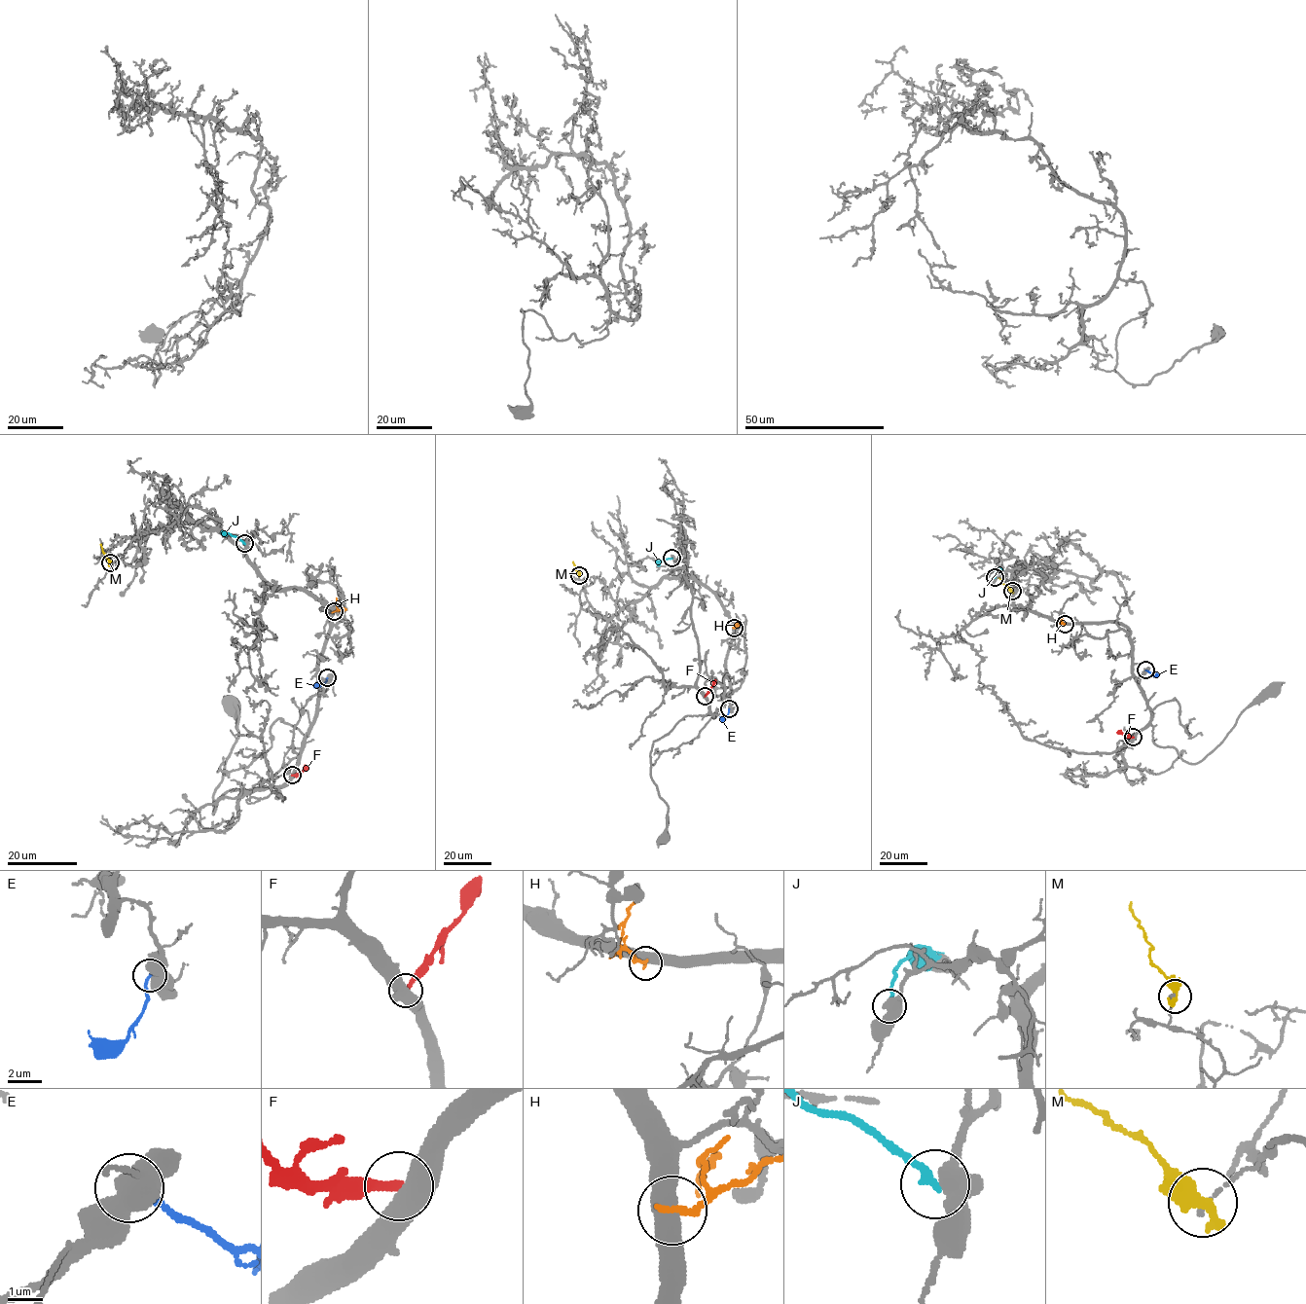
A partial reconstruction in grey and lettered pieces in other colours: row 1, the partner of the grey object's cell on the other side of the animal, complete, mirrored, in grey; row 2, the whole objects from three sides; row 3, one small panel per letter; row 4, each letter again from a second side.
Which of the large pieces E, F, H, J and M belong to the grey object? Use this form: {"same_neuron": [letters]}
{"same_neuron": []}

